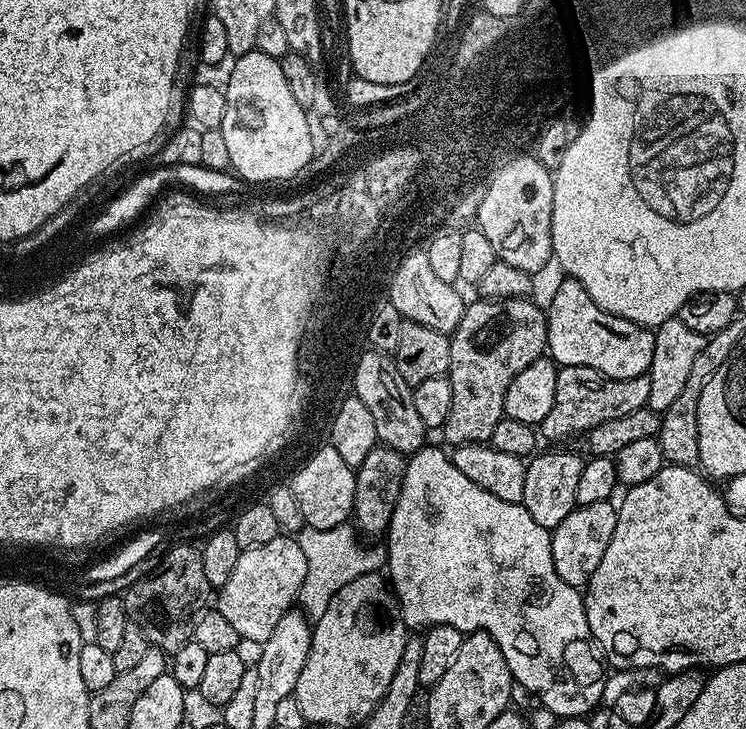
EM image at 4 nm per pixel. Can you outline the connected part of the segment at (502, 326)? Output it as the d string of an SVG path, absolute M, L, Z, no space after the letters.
M476 298L469 303L462 314L462 322L458 322L455 332L451 333L450 366L446 373L450 386L454 390L454 402L450 406L450 418L446 418L442 435L449 440L449 445L482 444L491 441L494 426L504 419L504 403L506 390L510 390L510 382L514 382L514 374L530 362L541 359L548 346L548 318L543 307L535 304L535 299L522 300L486 300Z

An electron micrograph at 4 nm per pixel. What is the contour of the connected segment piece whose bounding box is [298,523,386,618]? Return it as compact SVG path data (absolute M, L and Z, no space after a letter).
M351 523L339 524L330 530L305 526L300 529L298 539L302 546L302 554L306 554L306 578L300 587L298 604L304 615L309 618L326 614L326 606L330 606L334 594L343 584L348 584L367 572L377 571L386 560L385 553L381 549L379 552L378 549L367 548L363 544L365 541Z

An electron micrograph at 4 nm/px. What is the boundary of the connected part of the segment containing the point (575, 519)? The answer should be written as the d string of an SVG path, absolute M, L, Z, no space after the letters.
M612 500L590 502L590 506L577 506L573 512L566 514L566 518L562 518L562 522L558 522L556 528L551 529L554 570L558 570L558 578L562 578L562 582L577 590L588 587L594 570L598 570L598 562L602 562L602 554L606 554L606 546L610 546L610 538L614 538L616 510L617 505Z

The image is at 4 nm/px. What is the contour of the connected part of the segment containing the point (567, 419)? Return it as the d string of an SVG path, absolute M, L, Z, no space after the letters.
M566 366L558 371L558 390L554 394L554 407L538 425L539 431L548 440L564 440L567 436L583 437L602 422L634 414L645 407L650 398L650 378L642 375L629 380L619 380L598 374L586 366Z

